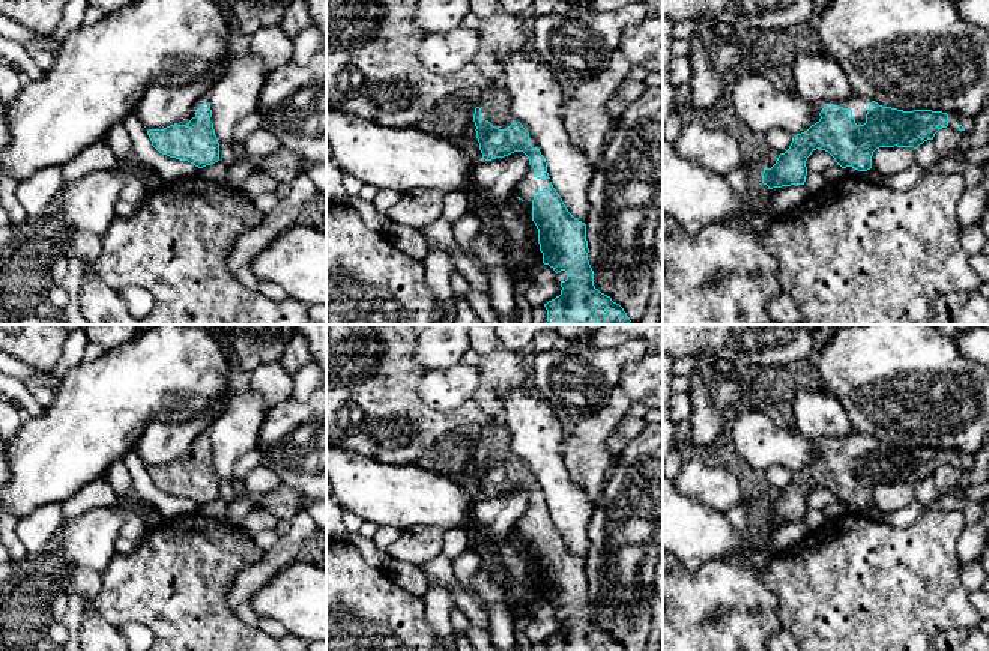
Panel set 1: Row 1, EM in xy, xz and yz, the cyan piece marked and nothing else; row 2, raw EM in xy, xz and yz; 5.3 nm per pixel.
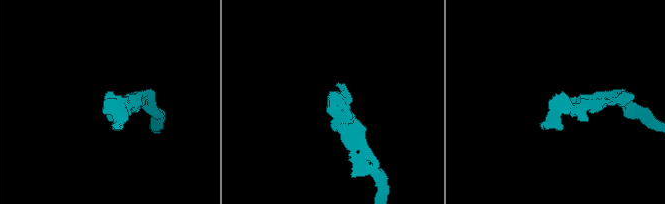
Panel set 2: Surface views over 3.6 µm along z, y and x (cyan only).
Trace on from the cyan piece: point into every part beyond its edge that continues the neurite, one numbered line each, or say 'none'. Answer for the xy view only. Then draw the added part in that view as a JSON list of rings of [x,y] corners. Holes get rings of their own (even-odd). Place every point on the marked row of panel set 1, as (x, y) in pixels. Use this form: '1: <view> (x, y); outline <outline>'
1: xy (203, 101); outline [[[207,95],[200,96],[200,98],[192,104],[188,116],[186,116],[185,119],[179,120],[177,125],[186,125],[186,123],[189,123],[189,120],[191,120],[192,117],[195,117],[197,108],[198,108],[198,107],[207,107],[207,105],[210,105],[209,96],[207,96]]]

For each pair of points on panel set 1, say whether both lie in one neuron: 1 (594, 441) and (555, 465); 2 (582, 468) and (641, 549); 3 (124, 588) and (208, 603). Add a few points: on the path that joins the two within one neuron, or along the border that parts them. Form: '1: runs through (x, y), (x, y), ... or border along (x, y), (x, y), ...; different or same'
1: border along (567, 427), (564, 465), (571, 480), (582, 489); different
2: border along (604, 481), (594, 507); different
3: runs through (145, 588), (175, 588), (187, 600); same

